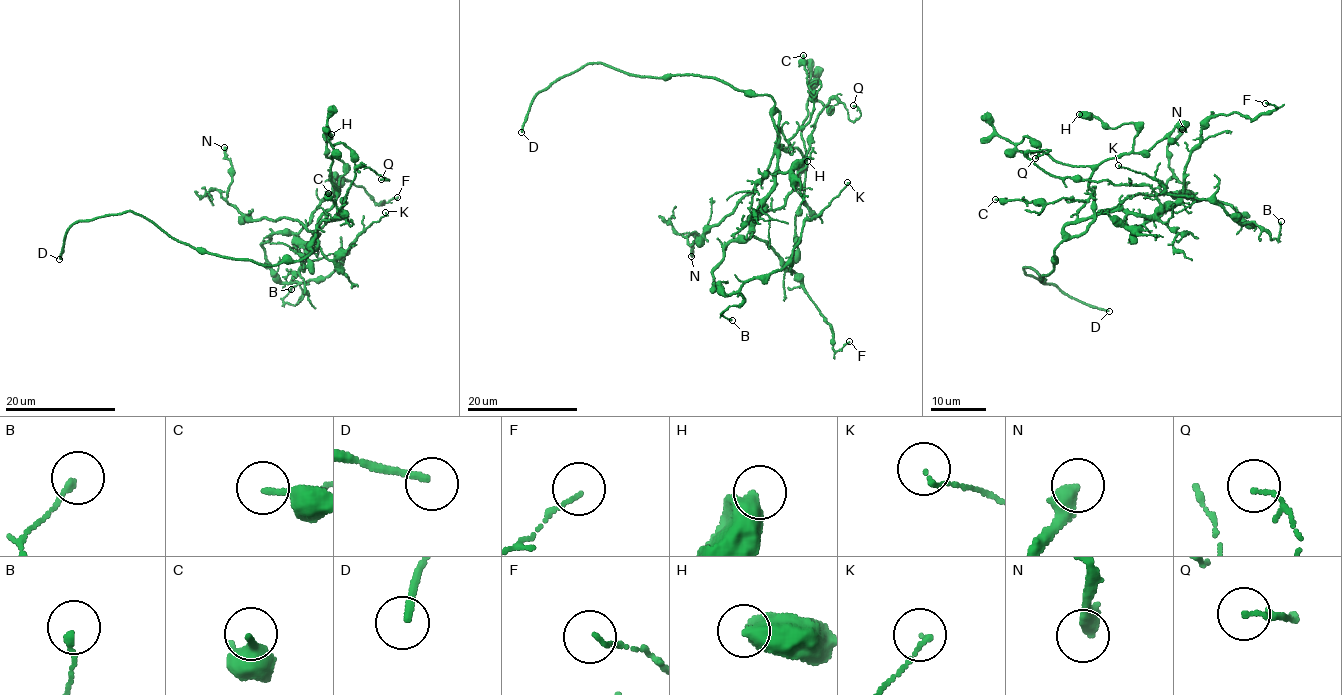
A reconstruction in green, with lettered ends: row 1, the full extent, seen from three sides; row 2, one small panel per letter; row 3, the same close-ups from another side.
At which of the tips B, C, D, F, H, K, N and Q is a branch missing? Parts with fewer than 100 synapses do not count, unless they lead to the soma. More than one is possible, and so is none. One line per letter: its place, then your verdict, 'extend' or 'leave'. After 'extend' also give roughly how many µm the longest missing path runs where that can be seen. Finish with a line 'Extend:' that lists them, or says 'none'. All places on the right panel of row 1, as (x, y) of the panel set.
B: at (1281, 221); leave
C: at (995, 199); leave
D: at (1109, 311); extend; about 50 µm are missing
F: at (1265, 103); leave
H: at (1079, 114); leave
K: at (1118, 165); leave
N: at (1182, 129); leave
Q: at (1035, 158); leave
Extend: D

